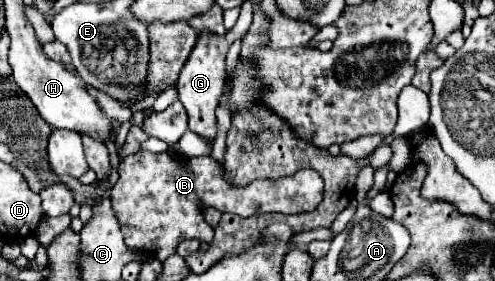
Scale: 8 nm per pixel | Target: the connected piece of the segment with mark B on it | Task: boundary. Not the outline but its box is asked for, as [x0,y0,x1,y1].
[112,150,324,260]

